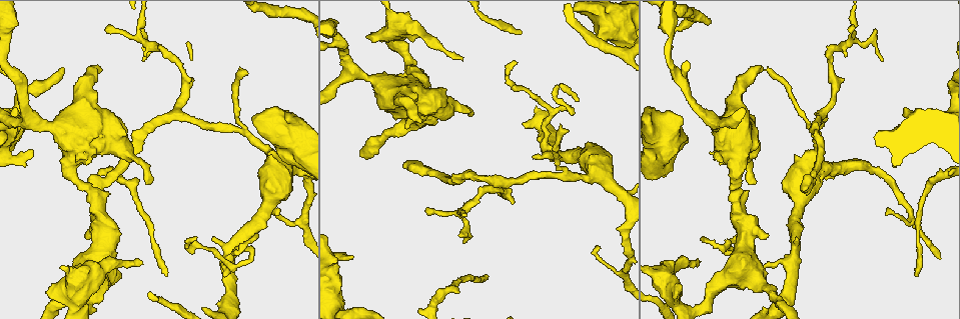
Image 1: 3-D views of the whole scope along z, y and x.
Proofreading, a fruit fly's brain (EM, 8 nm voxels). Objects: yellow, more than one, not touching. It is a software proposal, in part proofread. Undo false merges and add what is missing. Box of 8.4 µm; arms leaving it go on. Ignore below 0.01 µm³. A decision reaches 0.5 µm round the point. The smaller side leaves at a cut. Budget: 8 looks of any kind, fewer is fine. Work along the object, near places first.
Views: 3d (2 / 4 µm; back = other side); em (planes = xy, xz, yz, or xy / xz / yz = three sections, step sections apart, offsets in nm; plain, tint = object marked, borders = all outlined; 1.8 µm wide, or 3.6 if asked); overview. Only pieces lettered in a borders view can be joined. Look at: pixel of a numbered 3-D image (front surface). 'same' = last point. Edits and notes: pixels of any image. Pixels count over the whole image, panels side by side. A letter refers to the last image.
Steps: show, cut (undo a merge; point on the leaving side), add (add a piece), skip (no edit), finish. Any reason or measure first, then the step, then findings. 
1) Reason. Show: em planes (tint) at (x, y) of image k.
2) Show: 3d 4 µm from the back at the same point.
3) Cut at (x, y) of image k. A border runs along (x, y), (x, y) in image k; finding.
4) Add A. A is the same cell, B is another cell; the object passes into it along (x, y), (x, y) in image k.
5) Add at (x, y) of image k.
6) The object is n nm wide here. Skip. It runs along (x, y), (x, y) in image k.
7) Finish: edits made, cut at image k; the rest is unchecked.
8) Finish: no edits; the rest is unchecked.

Three arms meet. Show: em 3.6 µm xz step 4 (tint) at (547, 151) of image 1.

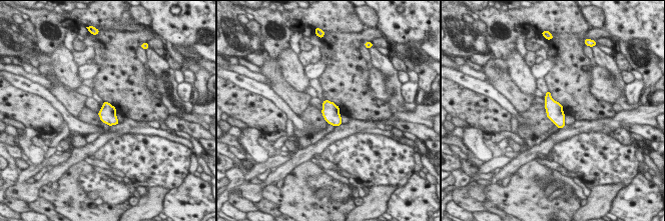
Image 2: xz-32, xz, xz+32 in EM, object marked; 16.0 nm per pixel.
Show: em 3.6 µm planes (borders) at the same point.

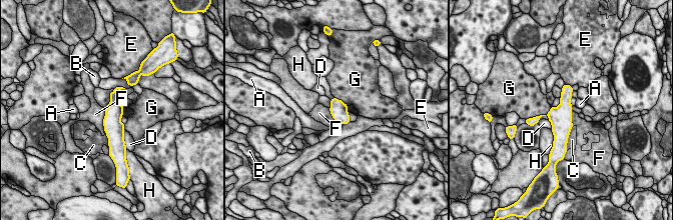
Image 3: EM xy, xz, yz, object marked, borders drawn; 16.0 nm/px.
The longest contact is with G, 440 nm. Skip. A, B, C, D, E, F, G and H are other cells; a border runs along (106, 109), (103, 119), (103, 130) in image 3; all the same neuron.

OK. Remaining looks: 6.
An open end. Show: em planes (borders) at (808, 188) of image 1.

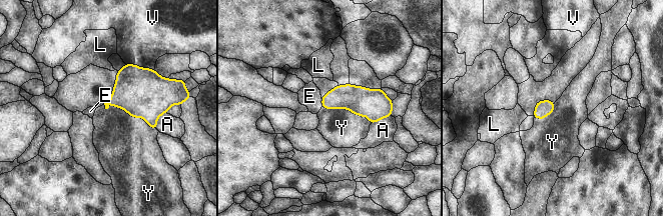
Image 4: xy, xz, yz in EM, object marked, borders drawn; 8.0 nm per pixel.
Add E. E is the same cell, A, L, V and Y are other cells; the object passes into it along (348, 96), (321, 103), (309, 96) in image 4; it goes on there.

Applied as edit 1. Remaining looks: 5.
Redraw. Show: overview.

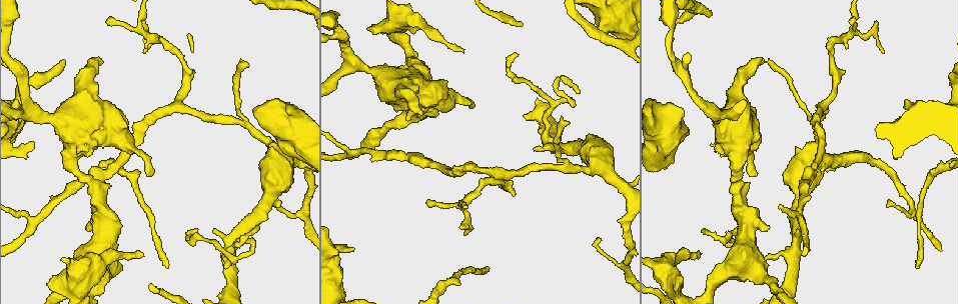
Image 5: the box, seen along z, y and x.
Three-way junction. Show: 3d 4 µm at (501, 172) of image 5.

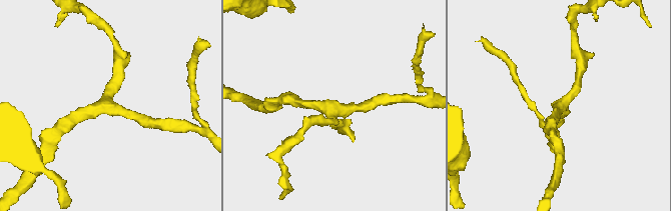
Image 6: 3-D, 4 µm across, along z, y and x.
3 arms meet here; the arms are 190, 190, 200 nm wide. Show: em yz step 8 (tint) at (560, 109) of image 6.

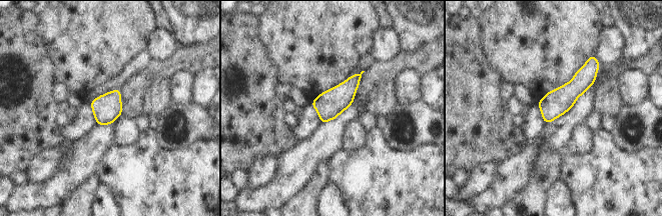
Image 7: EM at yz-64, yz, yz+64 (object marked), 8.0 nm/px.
Show: em planes (borders) at the same point.

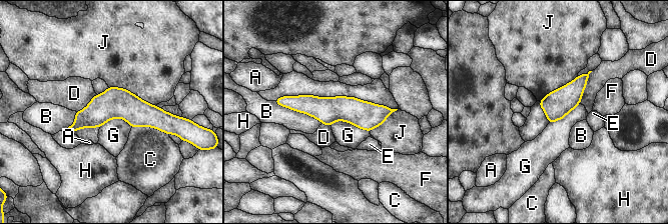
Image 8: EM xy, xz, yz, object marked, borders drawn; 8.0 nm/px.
The object is 220 nm wide here. Skip. A, B, C, D, E, F, G, H and J are other cells; a border runs along (330, 125), (347, 121), (369, 132) in image 8; all the same neuron.

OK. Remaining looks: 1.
Finish: edits made, add at image 4; the rest is unchecked.

